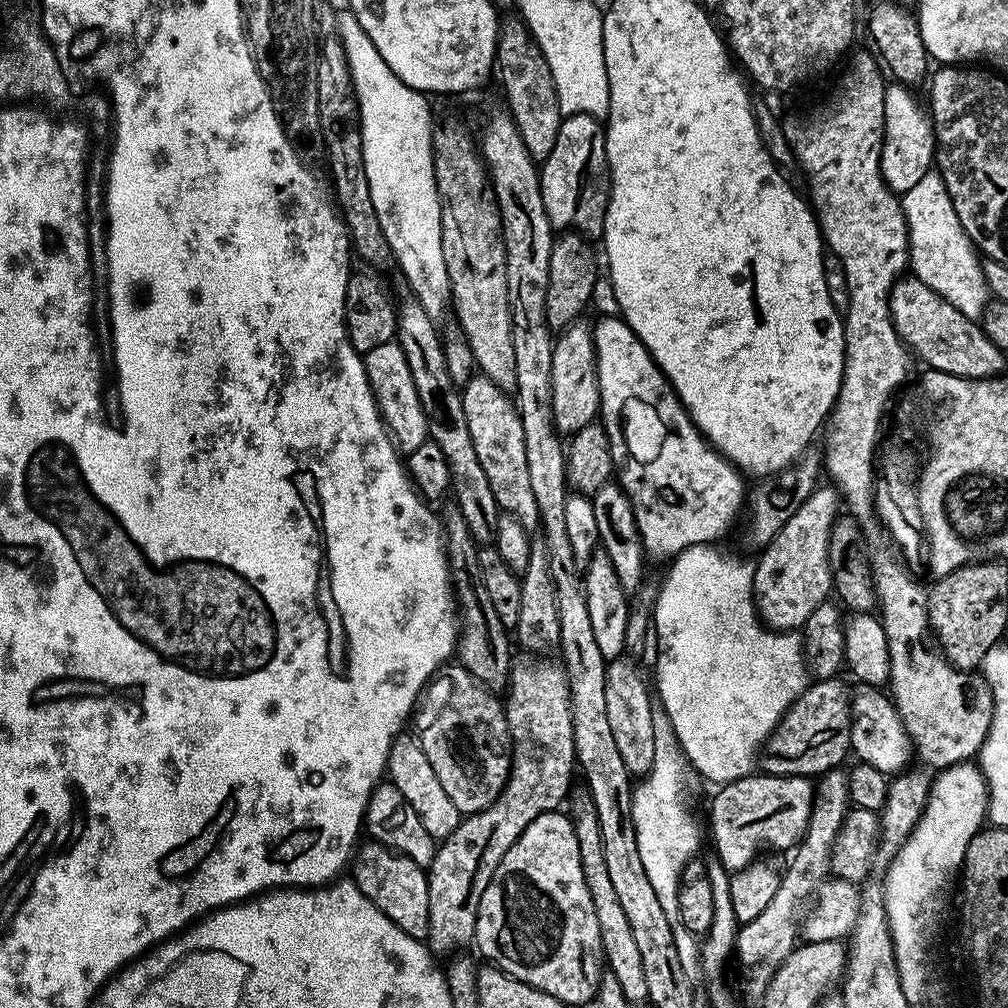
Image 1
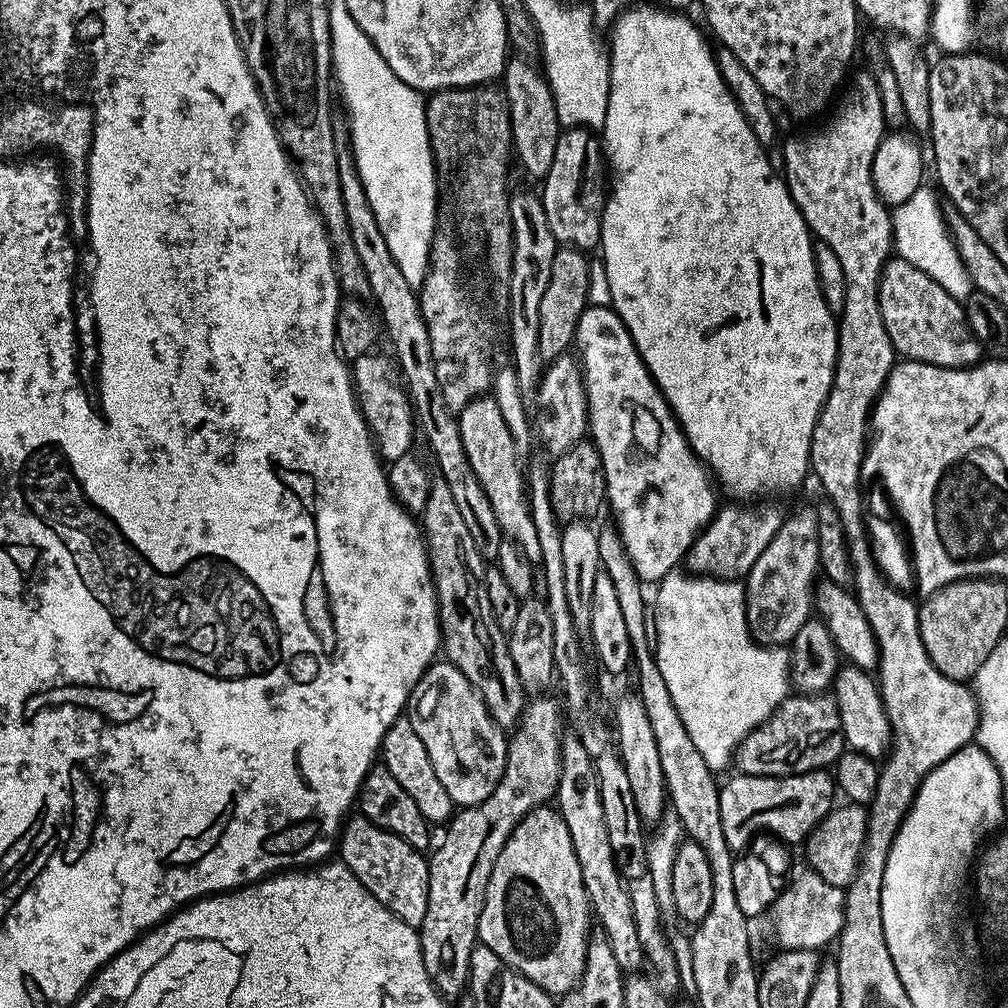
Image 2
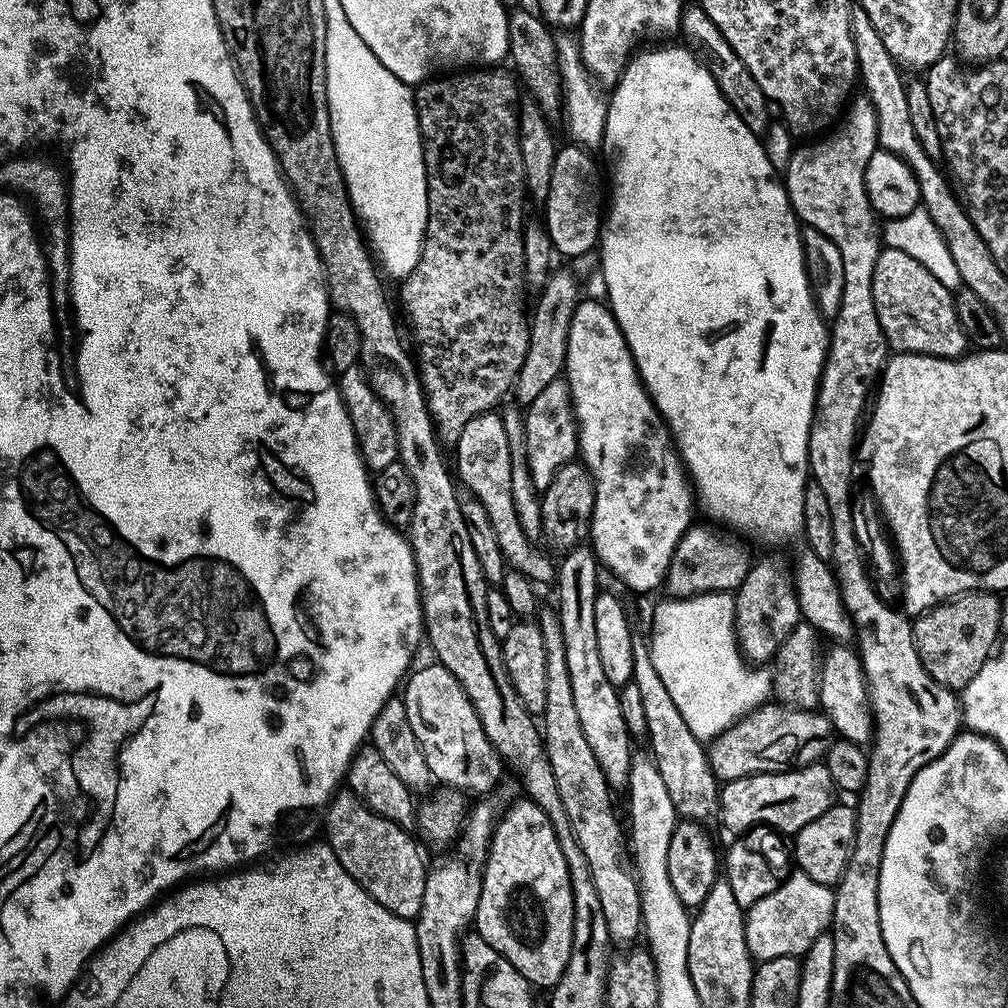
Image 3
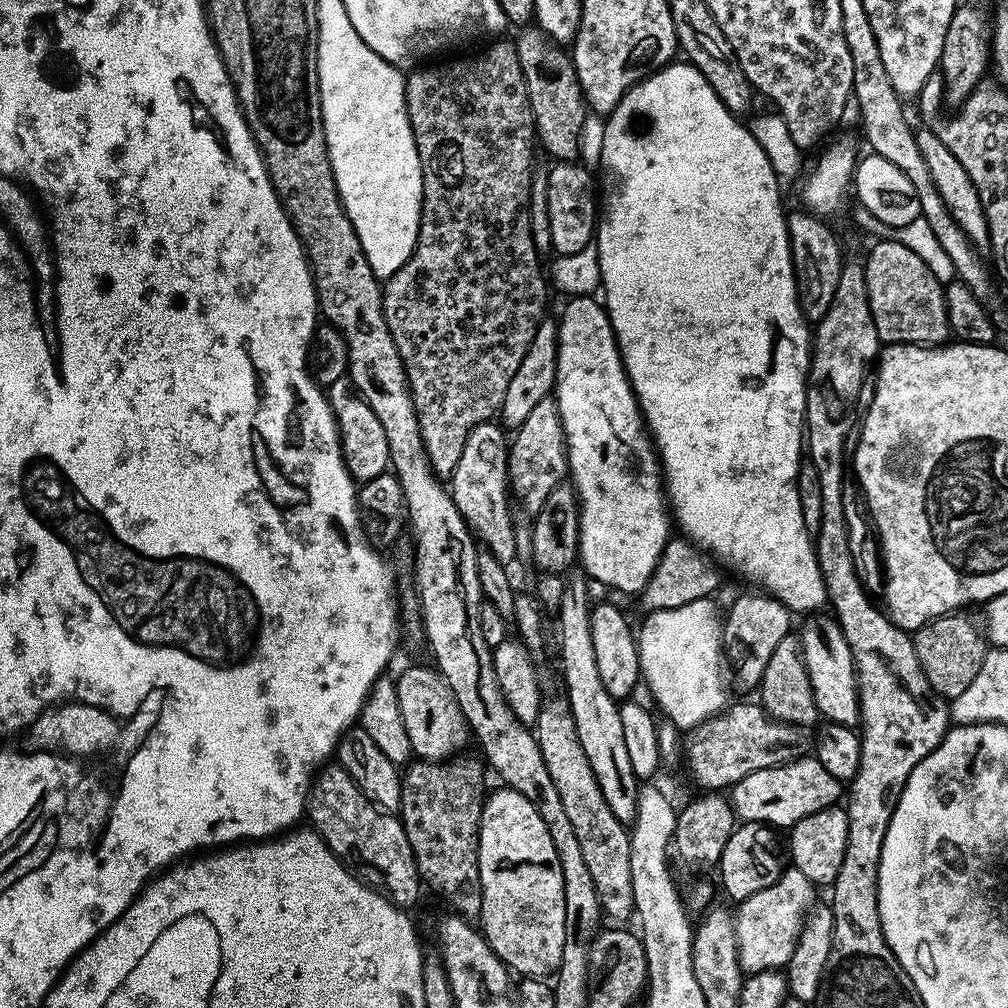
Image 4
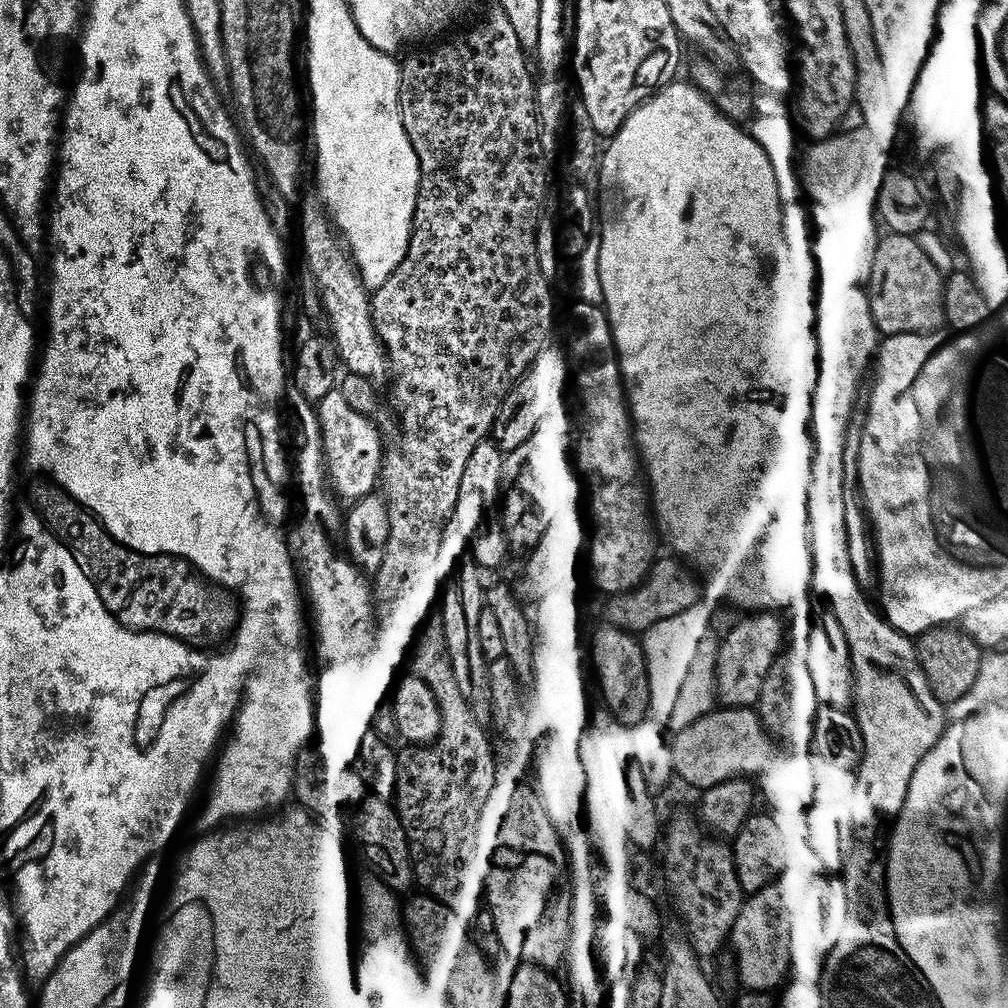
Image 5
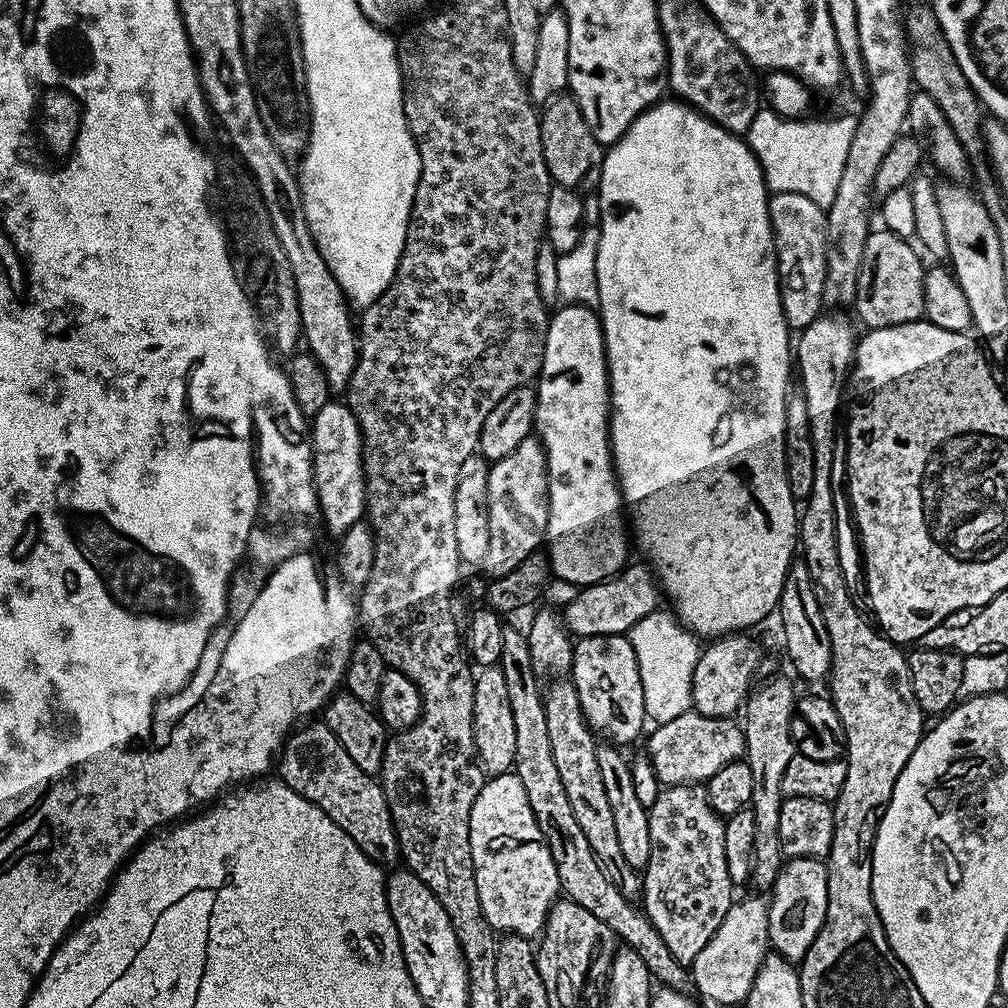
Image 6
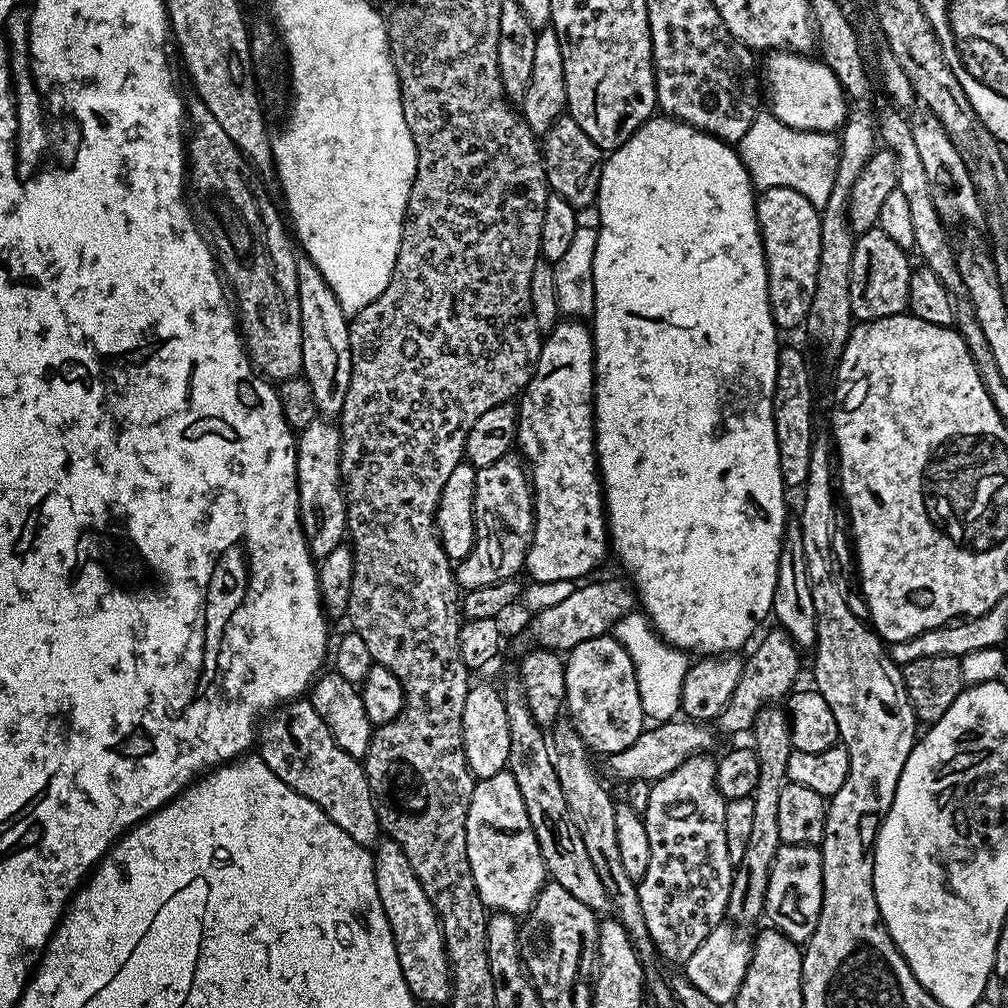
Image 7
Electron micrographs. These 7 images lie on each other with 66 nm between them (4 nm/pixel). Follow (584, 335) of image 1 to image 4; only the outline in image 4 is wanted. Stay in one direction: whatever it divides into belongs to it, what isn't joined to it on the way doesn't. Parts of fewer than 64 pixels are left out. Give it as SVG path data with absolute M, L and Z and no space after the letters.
M552 396L542 398L534 410L530 410L530 418L515 429L508 450L508 479L511 491L529 508L529 513L535 514L546 502L550 490L555 488L569 475L568 447L566 434L562 430L562 418L558 406Z

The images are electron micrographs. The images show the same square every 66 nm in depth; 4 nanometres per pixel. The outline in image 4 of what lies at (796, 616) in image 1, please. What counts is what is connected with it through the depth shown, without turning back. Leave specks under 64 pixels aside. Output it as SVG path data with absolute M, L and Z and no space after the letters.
M748 590L744 592L732 604L732 609L726 612L726 619L722 624L722 648L732 659L732 668L736 671L736 684L740 688L755 689L759 685L762 674L766 670L766 662L770 662L770 654L774 654L774 646L782 642L782 638L790 635L788 628L788 616L790 617L790 608L783 600L777 600L775 596L768 595L763 590Z

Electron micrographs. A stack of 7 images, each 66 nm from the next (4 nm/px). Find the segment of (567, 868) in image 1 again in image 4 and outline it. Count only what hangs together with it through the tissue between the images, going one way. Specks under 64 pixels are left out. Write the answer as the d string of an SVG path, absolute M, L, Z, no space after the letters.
M500 786L497 792L487 793L484 807L480 810L480 831L476 838L476 865L480 871L478 890L482 894L482 910L478 917L482 922L484 939L494 949L497 958L504 961L513 973L521 972L524 978L548 978L562 962L562 950L566 946L566 894L564 875L550 842L550 830L542 822L542 814L518 790Z

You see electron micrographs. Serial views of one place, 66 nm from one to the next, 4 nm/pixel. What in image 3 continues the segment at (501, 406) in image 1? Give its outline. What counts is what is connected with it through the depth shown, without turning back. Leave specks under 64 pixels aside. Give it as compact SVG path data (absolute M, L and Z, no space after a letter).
M491 411L470 418L470 422L466 422L462 434L455 442L454 451L456 451L454 470L458 475L459 483L467 491L473 492L478 502L482 502L482 506L486 506L486 514L490 514L490 526L494 526L494 534L498 537L498 546L502 550L505 561L537 585L555 585L558 568L554 560L552 564L553 557L543 556L538 550L539 547L532 543L530 538L526 538L514 508L510 486L510 447L503 429L502 416Z

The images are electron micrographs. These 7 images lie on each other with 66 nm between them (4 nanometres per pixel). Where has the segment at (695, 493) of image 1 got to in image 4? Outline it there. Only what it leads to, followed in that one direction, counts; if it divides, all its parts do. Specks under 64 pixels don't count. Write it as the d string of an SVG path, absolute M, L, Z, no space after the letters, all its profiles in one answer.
M591 295L574 296L567 301L564 313L558 316L558 366L556 367L556 387L554 399L558 406L558 412L562 418L562 430L566 434L566 446L568 447L568 471L570 483L576 489L580 498L580 555L579 563L584 563L583 575L589 581L597 580L608 588L621 588L624 592L639 594L644 591L645 586L650 582L654 570L660 561L660 555L664 552L670 539L668 524L670 528L670 505L666 499L664 477L659 455L652 443L651 435L645 425L636 396L632 392L632 383L624 373L624 359L620 356L620 347L616 345L616 335L612 329L612 323L608 317L608 310L599 299Z

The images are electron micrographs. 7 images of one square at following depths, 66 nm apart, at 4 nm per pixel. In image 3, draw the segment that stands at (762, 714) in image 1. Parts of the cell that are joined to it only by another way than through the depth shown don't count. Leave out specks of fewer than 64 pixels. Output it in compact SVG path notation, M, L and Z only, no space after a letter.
M707 592L701 596L682 596L679 598L664 598L664 601L652 612L652 636L650 635L650 647L652 650L652 661L654 670L658 670L658 678L662 678L662 683L666 685L666 690L670 690L670 698L674 698L674 706L686 718L686 726L690 726L690 734L694 734L701 742L711 742L720 736L732 724L737 724L740 719L748 713L761 708L769 703L772 696L772 674L767 667L753 666L745 660L743 652L740 651L739 644L736 643L736 598L731 592Z

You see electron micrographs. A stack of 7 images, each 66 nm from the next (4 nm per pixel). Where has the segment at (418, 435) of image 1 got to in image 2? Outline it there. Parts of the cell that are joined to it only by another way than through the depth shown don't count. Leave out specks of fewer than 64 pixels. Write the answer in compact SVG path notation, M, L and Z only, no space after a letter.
M369 354L351 361L352 386L356 389L360 413L364 415L364 421L372 431L381 461L391 462L413 451L412 439L417 439L418 421L395 359L391 355L376 355Z

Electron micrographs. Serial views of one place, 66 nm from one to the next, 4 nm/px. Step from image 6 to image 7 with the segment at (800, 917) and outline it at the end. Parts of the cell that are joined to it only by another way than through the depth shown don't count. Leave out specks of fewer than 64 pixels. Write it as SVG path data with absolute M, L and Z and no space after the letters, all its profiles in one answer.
M781 844L770 870L770 882L764 899L764 916L771 927L790 938L796 945L803 945L814 934L822 910L822 858L819 847L810 844Z

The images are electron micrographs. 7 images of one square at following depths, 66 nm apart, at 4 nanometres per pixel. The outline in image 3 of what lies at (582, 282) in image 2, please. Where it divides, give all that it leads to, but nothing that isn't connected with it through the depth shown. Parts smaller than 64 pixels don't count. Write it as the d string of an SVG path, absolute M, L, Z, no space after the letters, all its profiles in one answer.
M553 267L548 274L548 280L539 289L540 297L536 305L530 308L530 323L528 326L528 349L522 362L520 372L516 375L514 385L515 403L526 406L550 386L550 382L561 379L566 362L566 342L570 338L570 318L574 318L574 310L582 299L580 293L581 281L571 267Z

